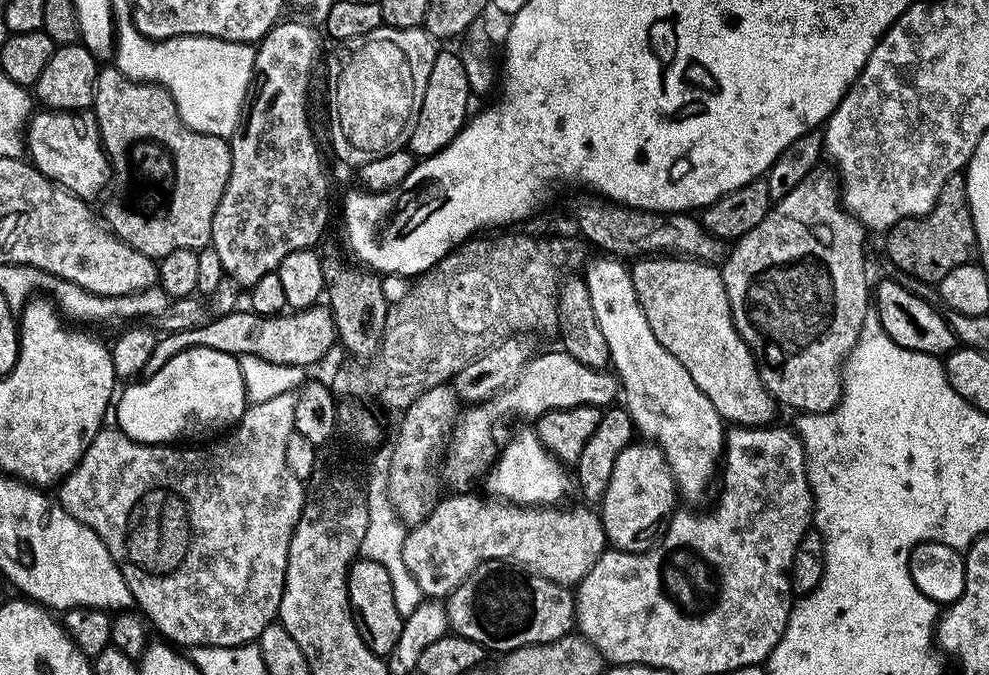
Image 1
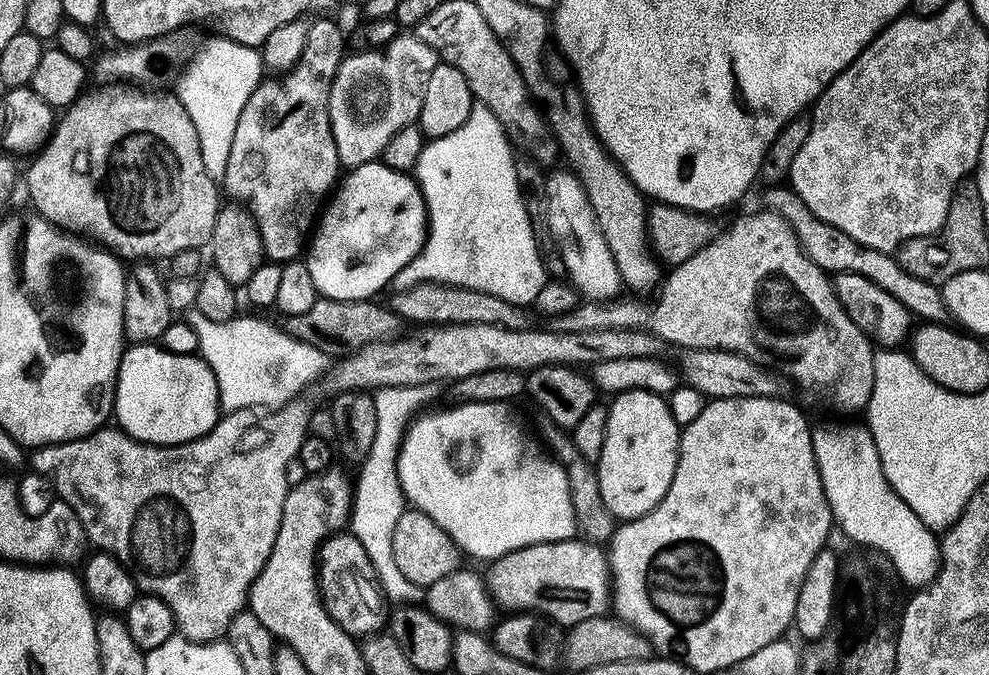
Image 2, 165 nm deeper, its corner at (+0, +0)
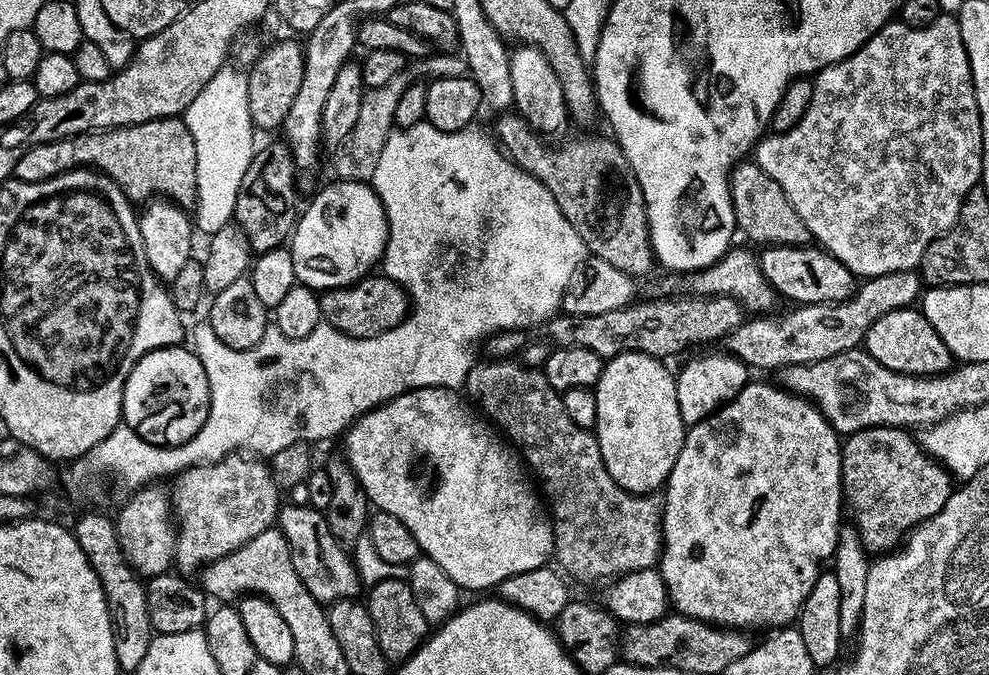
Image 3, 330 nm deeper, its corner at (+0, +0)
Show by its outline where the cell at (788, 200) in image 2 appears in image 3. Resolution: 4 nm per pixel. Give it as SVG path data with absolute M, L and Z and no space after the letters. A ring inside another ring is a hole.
M755 162L737 164L728 178L728 185L732 195L736 227L753 240L751 241L753 245L798 248L807 245L812 240L806 222L798 218L798 210L794 210L790 199L784 196L782 186L774 178L770 178L770 174L766 174L766 171Z

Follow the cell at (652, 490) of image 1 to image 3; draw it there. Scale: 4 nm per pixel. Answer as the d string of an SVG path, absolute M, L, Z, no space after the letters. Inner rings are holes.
M627 352L618 354L604 365L602 378L594 389L598 402L598 418L594 429L594 438L602 450L602 462L610 470L610 478L618 482L628 492L652 494L665 487L668 475L684 445L686 425L678 410L676 376L668 373L663 359Z

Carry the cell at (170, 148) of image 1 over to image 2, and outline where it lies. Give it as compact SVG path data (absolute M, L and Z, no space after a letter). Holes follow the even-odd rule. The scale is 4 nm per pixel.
M104 86L101 92L85 91L69 108L63 109L61 118L55 125L54 131L48 137L48 143L31 157L32 165L28 173L23 173L22 188L28 191L32 199L35 215L45 216L52 224L69 232L83 234L87 239L109 249L120 259L132 258L134 262L139 260L164 260L171 259L171 256L181 250L203 249L212 239L214 222L222 207L221 189L217 181L206 174L206 166L202 162L202 146L198 142L198 130L194 130L194 122L190 122L190 114L186 114L186 106L171 91L145 90L140 86Z

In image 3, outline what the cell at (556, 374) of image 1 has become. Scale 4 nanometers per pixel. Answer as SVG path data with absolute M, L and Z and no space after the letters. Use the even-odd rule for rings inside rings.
M914 270L896 271L888 275L880 275L863 281L848 300L836 304L805 304L793 307L793 312L785 316L772 316L773 314L760 314L755 318L745 319L743 324L726 337L727 355L734 356L749 369L773 368L779 370L791 364L809 364L821 361L824 358L834 357L835 354L844 353L848 349L859 347L866 338L870 326L892 310L911 307L922 294L923 281L919 273Z

